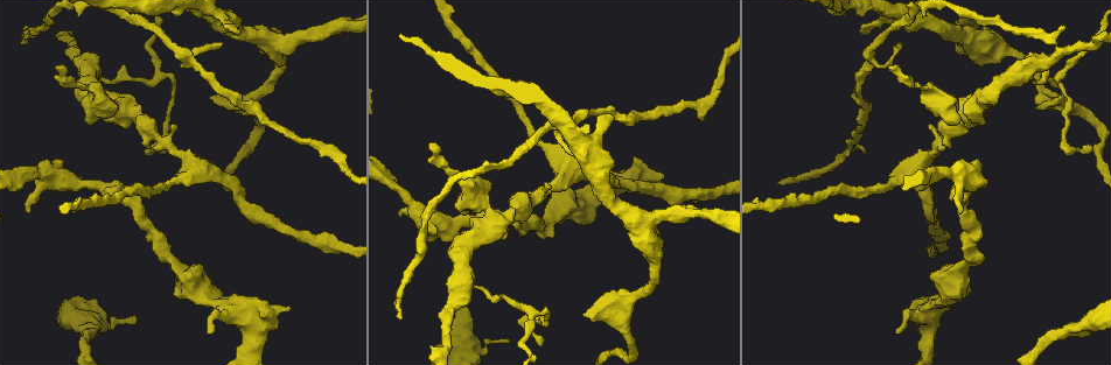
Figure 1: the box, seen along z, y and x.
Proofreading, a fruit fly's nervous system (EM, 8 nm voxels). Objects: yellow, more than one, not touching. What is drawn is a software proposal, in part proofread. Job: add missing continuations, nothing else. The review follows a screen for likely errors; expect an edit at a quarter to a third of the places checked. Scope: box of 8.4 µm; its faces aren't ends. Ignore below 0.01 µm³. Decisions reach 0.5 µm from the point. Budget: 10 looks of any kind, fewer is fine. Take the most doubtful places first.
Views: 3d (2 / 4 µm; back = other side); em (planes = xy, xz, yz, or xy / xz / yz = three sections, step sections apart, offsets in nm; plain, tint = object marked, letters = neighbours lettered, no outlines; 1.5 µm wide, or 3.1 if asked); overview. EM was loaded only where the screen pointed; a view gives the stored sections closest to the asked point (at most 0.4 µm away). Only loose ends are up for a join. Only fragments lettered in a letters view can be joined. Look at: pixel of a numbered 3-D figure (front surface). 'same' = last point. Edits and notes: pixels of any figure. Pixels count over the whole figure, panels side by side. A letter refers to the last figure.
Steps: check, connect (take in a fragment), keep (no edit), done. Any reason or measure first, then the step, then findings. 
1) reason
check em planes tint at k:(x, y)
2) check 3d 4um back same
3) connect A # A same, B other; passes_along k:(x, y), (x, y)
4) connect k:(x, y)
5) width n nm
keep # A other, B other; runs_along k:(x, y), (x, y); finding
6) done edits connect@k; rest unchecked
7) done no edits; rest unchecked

check em 3.1um planes tint at 1:(56, 67)

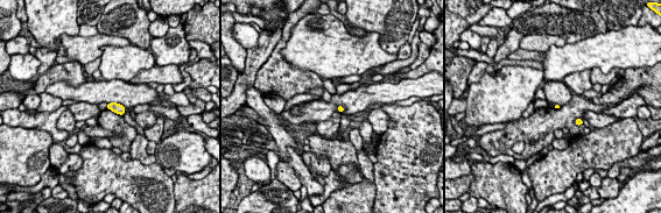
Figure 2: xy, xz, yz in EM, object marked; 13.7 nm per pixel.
what lies round it
check em 3.1um planes letters same

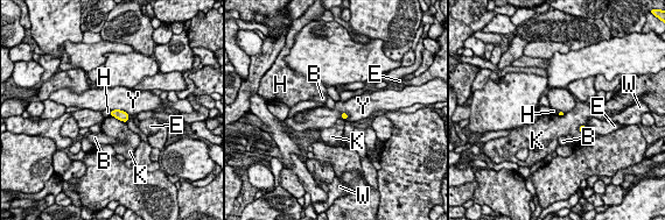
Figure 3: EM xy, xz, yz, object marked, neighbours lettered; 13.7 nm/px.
keep # B other, E other, H other, K other, W other, Y other; border 3:(340, 113), (345, 113), (349, 116); no lettered fragment goes on from it

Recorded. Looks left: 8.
branch stops here
check em xz step 4 tint at 1:(212, 98)

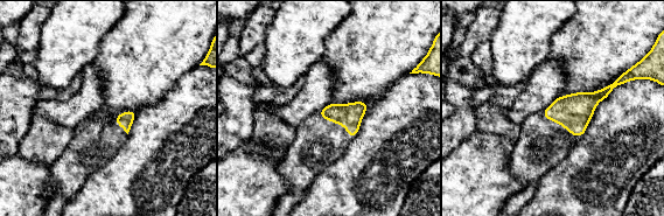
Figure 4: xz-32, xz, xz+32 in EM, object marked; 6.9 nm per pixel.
see the neighbours
check em xz step 4 letters same

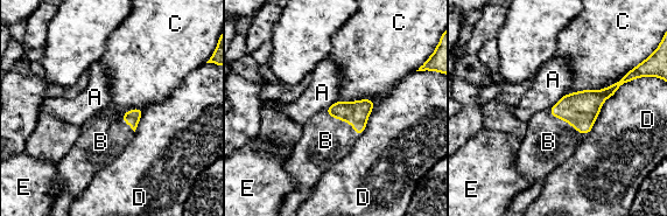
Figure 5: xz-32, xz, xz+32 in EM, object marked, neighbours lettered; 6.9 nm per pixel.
connect B # A other, B same, C other, D other, E other; it goes on there

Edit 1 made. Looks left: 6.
see it whole again
check overview

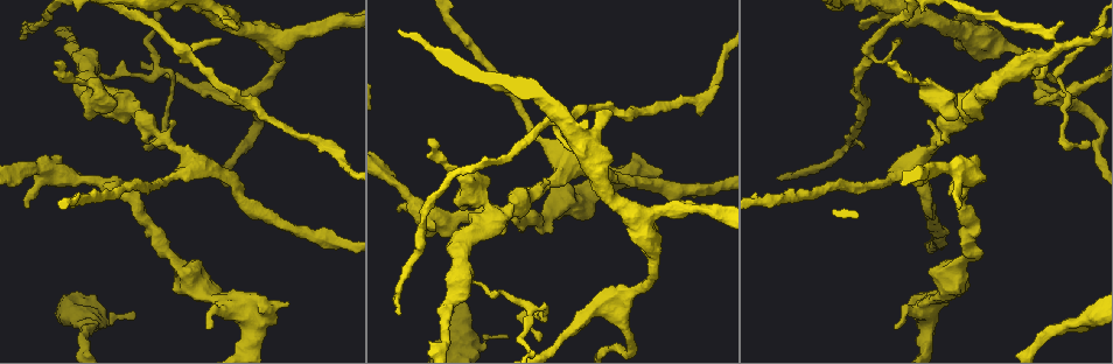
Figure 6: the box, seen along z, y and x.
check em planes letters at 6:(212, 326)

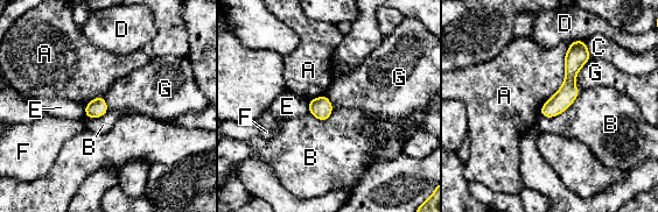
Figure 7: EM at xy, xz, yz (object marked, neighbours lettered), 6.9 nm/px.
keep # A other, B other, C other, D other, E other, F other, G other; runs_along 7:(580, 44), (568, 92), (547, 114); none of them fits

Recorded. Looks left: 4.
an open end
check em yz step 4 tint at 6:(508, 337)

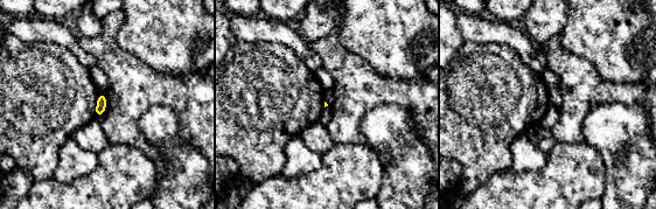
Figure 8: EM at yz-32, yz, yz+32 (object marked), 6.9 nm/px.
cut it another way
check em planes letters same

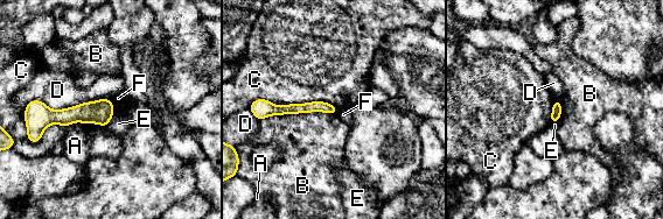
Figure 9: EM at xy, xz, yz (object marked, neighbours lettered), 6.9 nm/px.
keep # A other, B other, C other, D other, E other, F other; border 9:(110, 99), (113, 108); no lettered fragment goes on from it

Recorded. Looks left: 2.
done edits connect@5; rest unchecked

